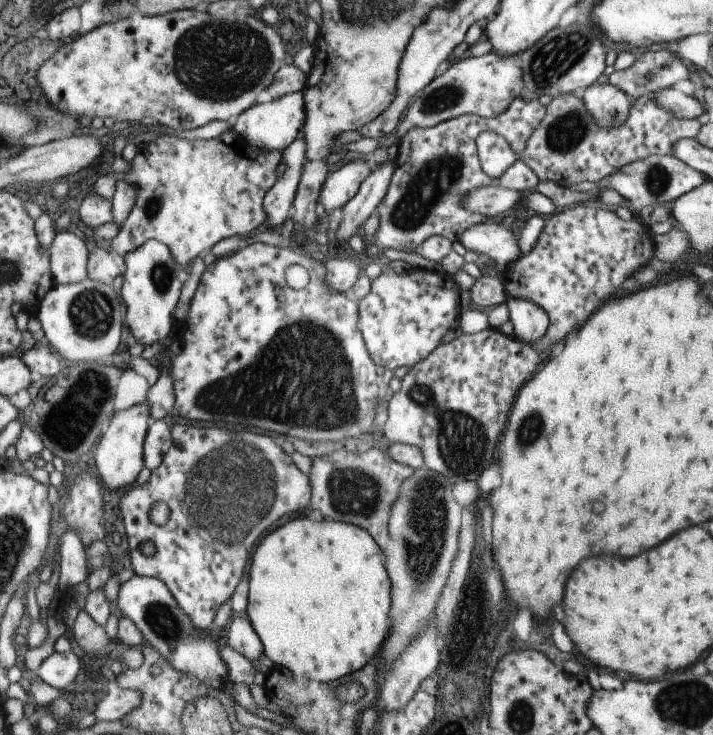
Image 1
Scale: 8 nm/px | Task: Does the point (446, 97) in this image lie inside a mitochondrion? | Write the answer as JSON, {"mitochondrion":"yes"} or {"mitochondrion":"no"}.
{"mitochondrion":"yes"}

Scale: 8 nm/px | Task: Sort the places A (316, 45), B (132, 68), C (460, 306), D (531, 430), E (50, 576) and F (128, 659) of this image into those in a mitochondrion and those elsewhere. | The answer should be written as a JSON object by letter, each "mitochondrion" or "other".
{"A":"other","B":"other","C":"other","D":"mitochondrion","E":"other","F":"other"}

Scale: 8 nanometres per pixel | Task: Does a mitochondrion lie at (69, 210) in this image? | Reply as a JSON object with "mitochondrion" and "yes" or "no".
{"mitochondrion":"no"}

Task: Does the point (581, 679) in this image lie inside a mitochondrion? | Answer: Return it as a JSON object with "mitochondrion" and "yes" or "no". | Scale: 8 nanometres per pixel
{"mitochondrion":"no"}

